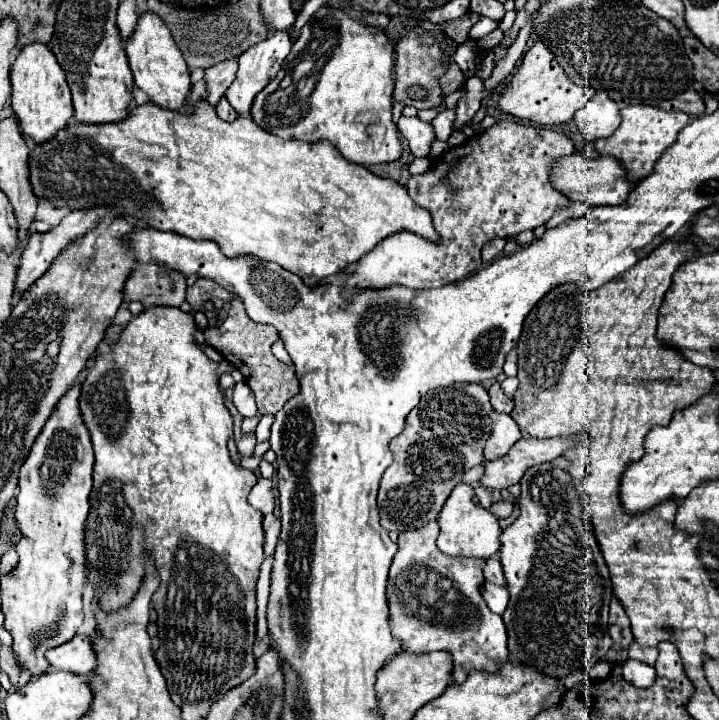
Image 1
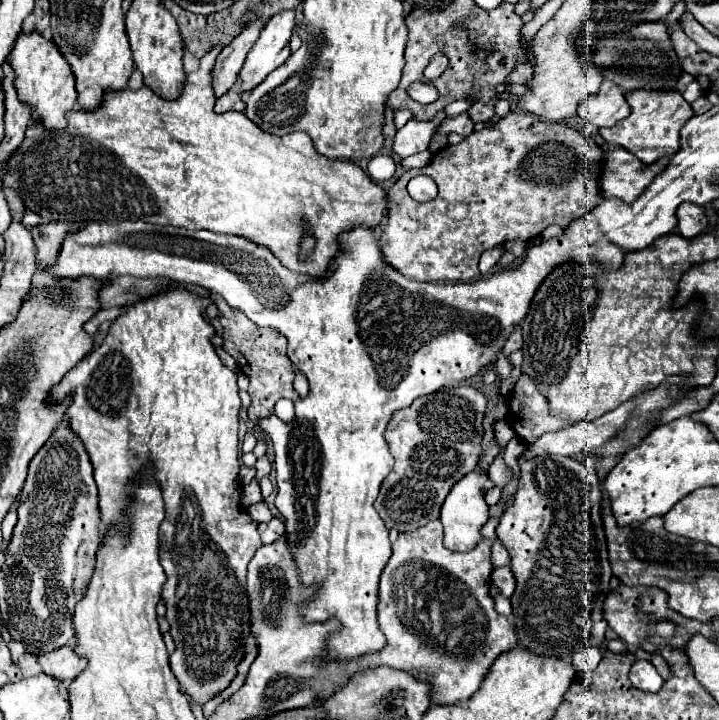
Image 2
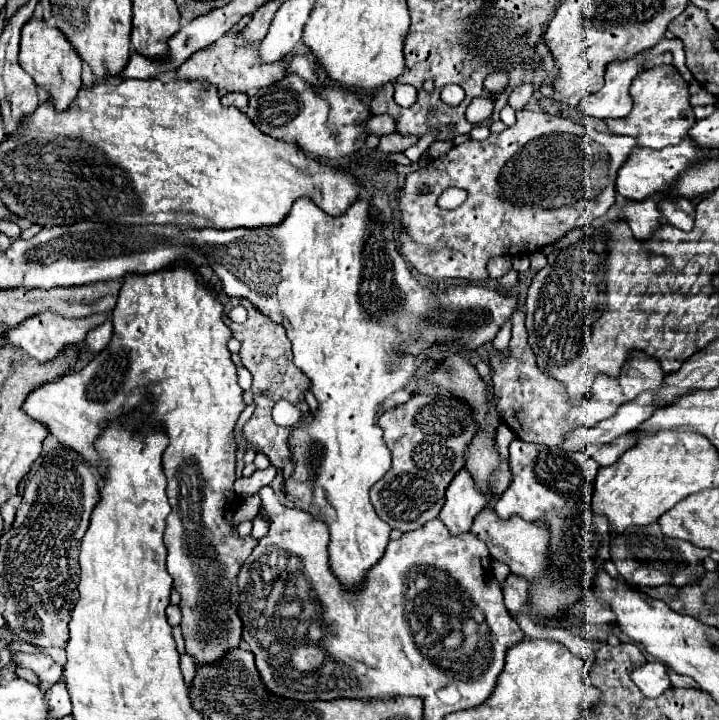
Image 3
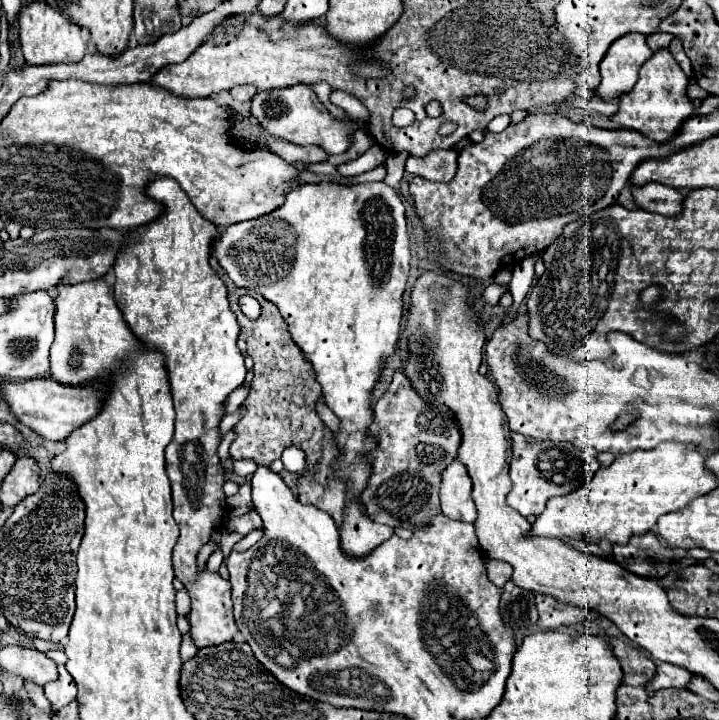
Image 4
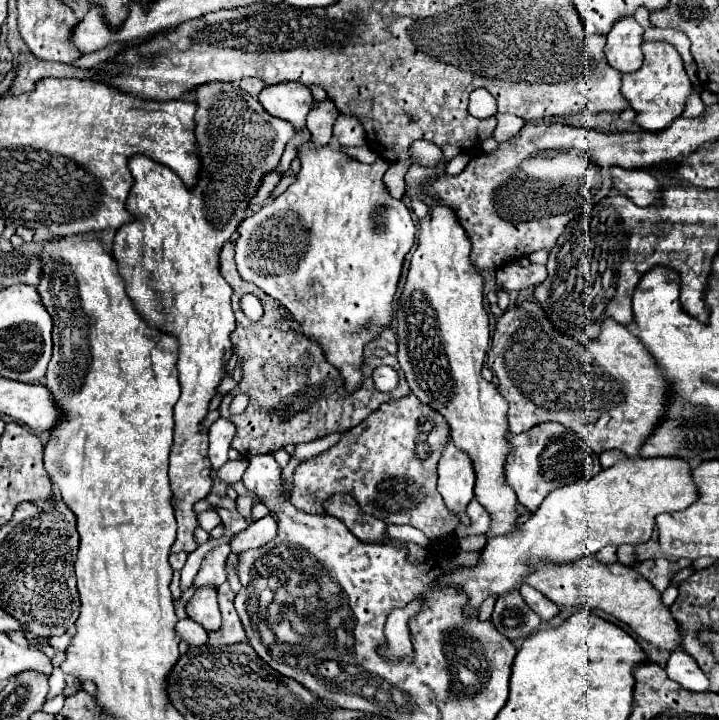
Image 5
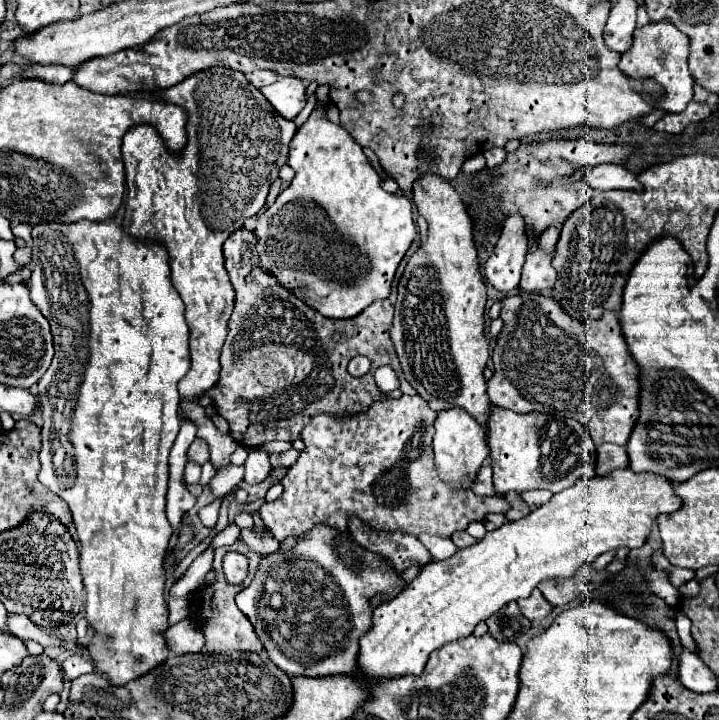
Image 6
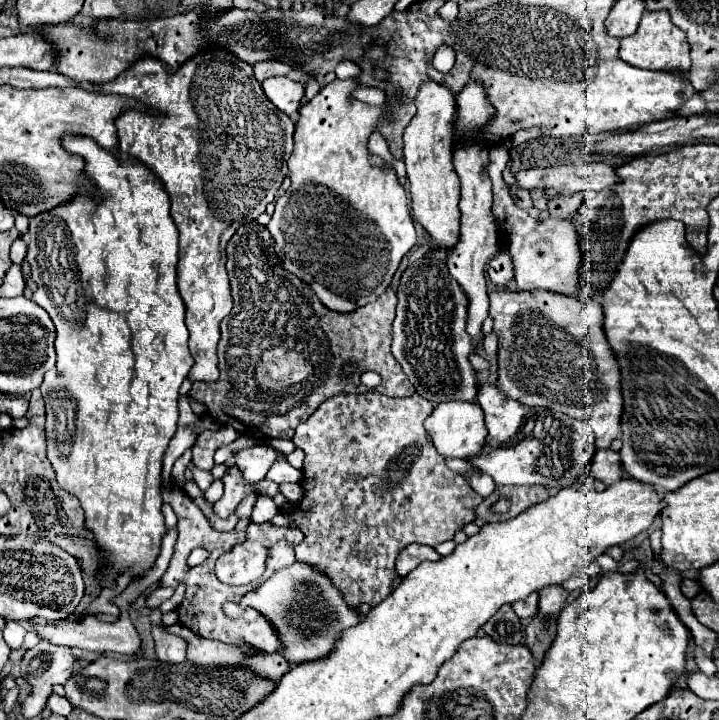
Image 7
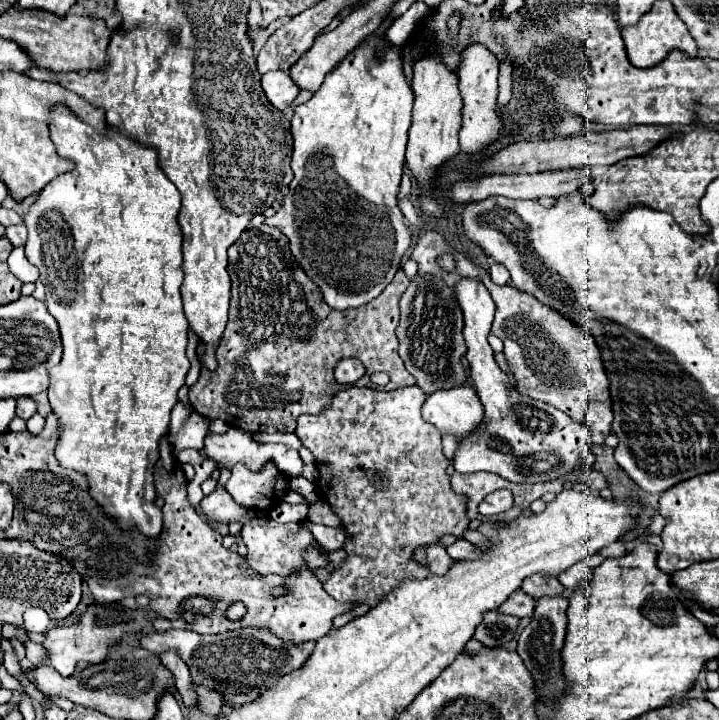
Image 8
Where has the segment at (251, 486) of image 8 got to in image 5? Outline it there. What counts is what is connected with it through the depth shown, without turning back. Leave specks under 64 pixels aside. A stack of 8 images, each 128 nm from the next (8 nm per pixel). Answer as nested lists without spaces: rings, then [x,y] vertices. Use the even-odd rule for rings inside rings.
[[[206,510],[206,512],[198,514],[198,524],[200,524],[206,532],[210,532],[212,528],[216,528],[216,526],[220,524],[220,516],[218,516],[214,510]]]

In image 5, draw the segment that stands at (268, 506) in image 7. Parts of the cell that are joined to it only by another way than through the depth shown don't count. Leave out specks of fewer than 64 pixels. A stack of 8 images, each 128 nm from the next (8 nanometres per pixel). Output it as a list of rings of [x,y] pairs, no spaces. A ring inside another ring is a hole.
[[[268,514],[253,522],[247,529],[235,536],[235,543],[230,543],[231,551],[241,553],[260,548],[276,538],[276,520]]]

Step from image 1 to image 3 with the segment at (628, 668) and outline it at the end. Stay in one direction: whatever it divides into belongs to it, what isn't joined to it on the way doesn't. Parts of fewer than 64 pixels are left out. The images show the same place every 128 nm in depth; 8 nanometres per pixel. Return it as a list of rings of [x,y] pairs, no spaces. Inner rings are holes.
[[[646,662],[642,668],[632,672],[632,680],[646,698],[658,698],[672,686],[668,670],[662,662]]]

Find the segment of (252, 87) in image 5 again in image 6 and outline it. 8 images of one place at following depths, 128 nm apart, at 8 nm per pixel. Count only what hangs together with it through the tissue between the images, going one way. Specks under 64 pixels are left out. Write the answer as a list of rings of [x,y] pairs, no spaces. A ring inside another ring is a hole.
[[[256,70],[256,72],[252,72],[252,74],[248,76],[248,80],[250,80],[256,88],[268,86],[268,84],[272,84],[276,78],[278,78],[276,72],[268,72],[268,70]]]

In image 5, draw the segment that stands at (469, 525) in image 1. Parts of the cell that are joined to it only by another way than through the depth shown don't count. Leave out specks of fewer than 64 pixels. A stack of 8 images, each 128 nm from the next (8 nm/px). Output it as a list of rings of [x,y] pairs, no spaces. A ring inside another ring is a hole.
[[[448,438],[442,458],[438,462],[438,492],[442,494],[446,506],[456,512],[462,524],[469,526],[470,518],[466,512],[468,502],[474,498],[474,464],[466,452],[456,448],[454,440]]]

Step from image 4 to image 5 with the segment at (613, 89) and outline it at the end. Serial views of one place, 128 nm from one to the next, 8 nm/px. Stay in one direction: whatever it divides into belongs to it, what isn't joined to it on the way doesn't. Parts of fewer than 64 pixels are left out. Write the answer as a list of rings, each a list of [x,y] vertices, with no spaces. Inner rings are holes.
[[[624,16],[624,20],[616,20],[606,36],[604,54],[610,66],[618,68],[620,72],[634,72],[640,68],[644,56],[640,50],[644,28],[632,18]]]

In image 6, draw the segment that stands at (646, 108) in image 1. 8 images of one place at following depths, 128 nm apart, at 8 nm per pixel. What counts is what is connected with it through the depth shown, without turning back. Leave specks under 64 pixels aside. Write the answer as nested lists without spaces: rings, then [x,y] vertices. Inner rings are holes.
[[[662,20],[662,22],[648,22],[646,26],[638,28],[634,32],[634,42],[628,52],[622,54],[618,68],[632,76],[632,78],[654,78],[658,84],[662,84],[666,98],[656,102],[656,108],[662,108],[666,112],[682,112],[692,100],[692,76],[688,72],[688,36],[680,34],[678,28],[672,26],[672,22]]]

